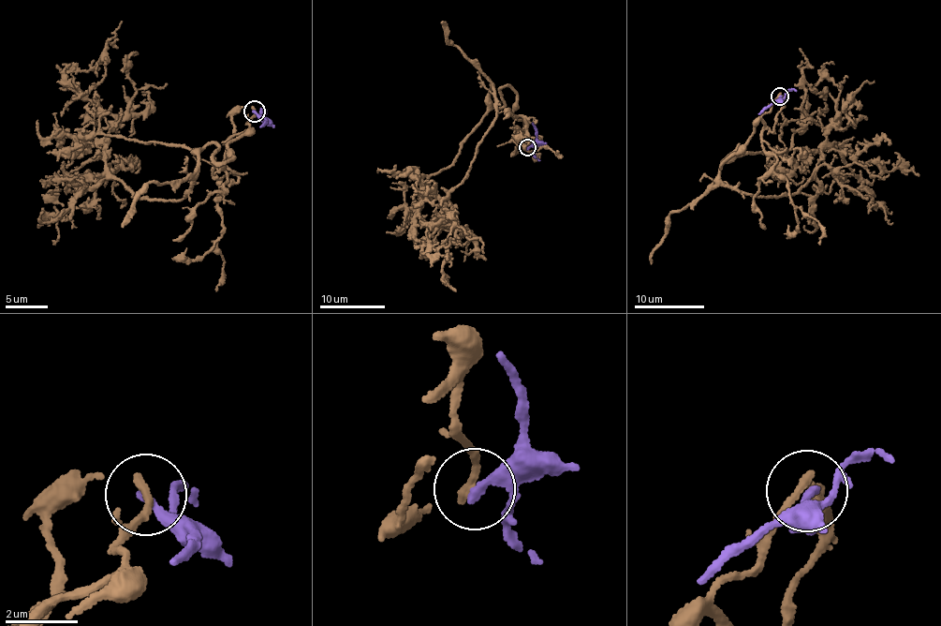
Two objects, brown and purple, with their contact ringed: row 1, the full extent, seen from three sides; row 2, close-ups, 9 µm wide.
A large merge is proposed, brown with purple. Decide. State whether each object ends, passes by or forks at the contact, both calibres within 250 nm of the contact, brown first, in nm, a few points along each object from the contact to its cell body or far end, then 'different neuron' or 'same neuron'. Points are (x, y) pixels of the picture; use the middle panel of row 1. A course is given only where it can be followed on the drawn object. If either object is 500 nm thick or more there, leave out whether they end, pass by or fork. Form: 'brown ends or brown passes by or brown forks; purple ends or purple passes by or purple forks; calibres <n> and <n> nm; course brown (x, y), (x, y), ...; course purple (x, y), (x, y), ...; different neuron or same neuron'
brown passes by; purple ends; calibres 190 and 300 nm; course brown (527, 146), (513, 90), (497, 108), (492, 87), (496, 118), (448, 197), (444, 282), (456, 291); course purple (527, 147), (536, 134), (532, 122); different neuron

